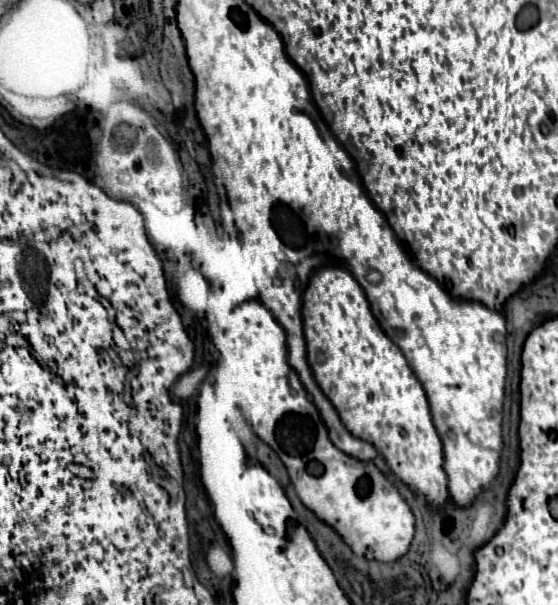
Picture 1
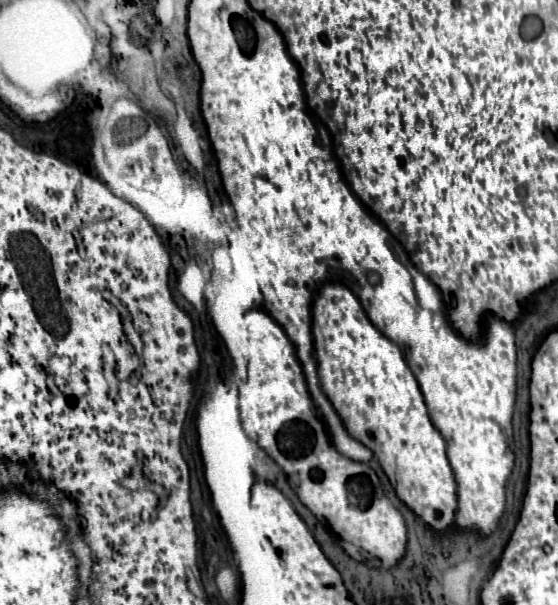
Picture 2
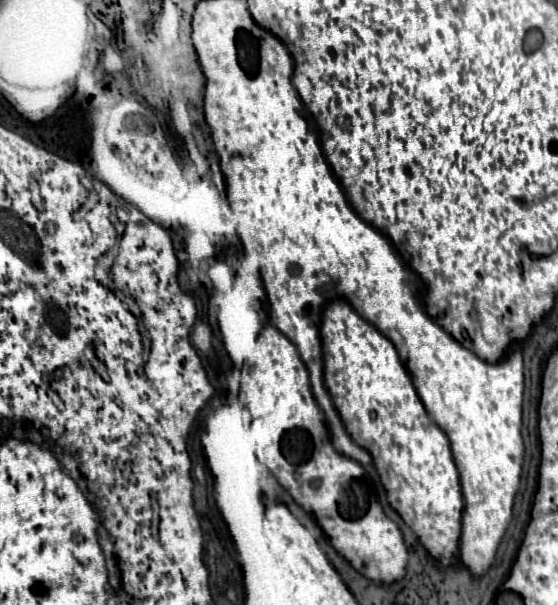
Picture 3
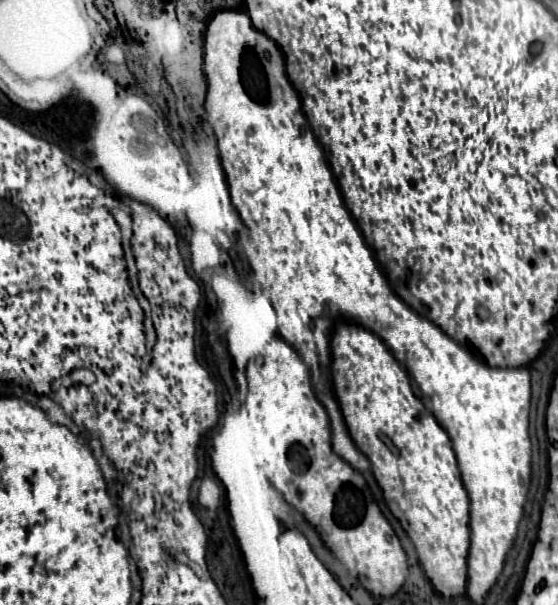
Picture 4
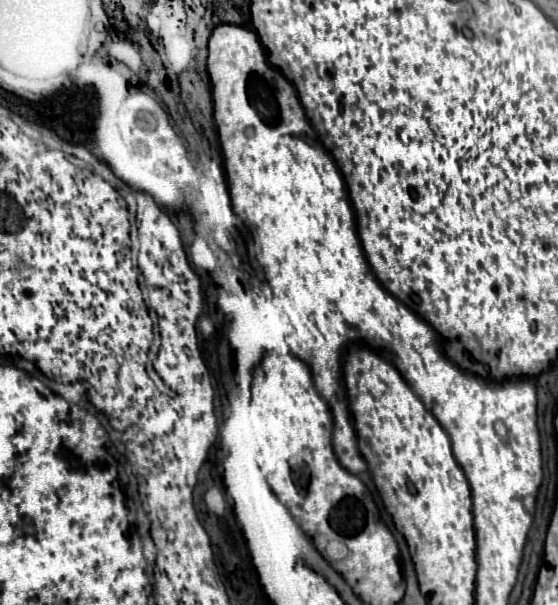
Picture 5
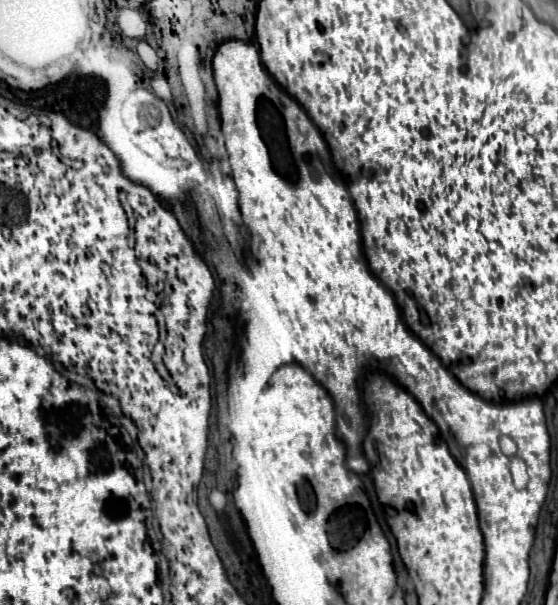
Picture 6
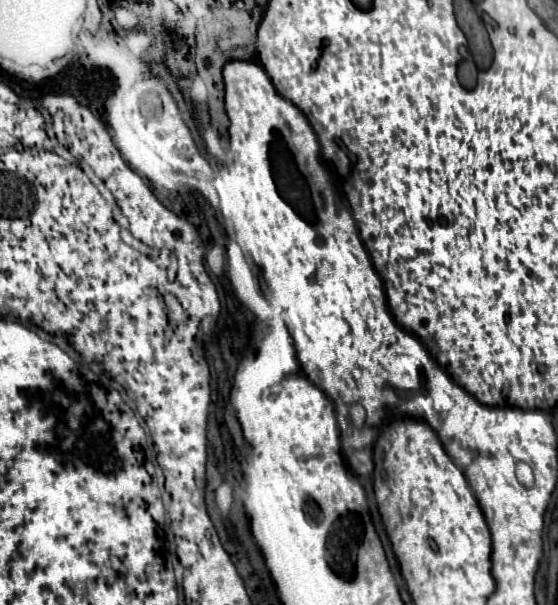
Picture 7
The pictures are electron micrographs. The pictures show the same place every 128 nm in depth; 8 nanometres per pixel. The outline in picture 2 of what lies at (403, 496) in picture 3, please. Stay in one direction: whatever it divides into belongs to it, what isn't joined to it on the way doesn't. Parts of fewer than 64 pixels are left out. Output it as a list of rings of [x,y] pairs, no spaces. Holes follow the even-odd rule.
[[[324,284],[318,290],[312,302],[312,336],[320,386],[342,418],[346,430],[378,456],[380,466],[390,478],[390,484],[396,488],[398,498],[410,510],[414,510],[414,514],[418,514],[428,526],[436,530],[448,528],[454,522],[458,502],[454,474],[446,458],[446,442],[430,422],[422,390],[400,348],[378,328],[374,328],[354,292],[342,284]]]

